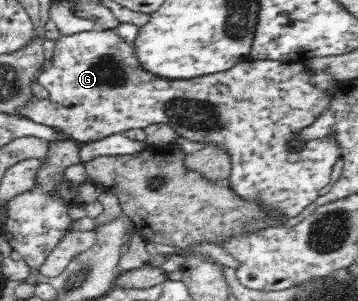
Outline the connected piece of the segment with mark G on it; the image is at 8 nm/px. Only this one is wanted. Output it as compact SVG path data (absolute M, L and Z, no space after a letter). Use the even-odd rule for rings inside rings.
M97 28L56 41L53 57L36 79L50 93L48 98L34 96L18 108L18 114L38 124L46 124L78 143L102 140L112 134L124 134L153 124L167 124L179 136L201 146L216 145L228 154L231 161L229 188L238 196L248 202L259 202L267 212L293 217L311 205L318 198L318 192L330 184L332 166L341 158L340 146L334 137L308 142L299 140L299 132L324 114L333 99L333 92L329 94L327 90L332 82L319 86L310 84L313 73L303 63L250 59L224 72L191 80L167 80L146 72L134 55L134 44L126 43L116 30Z

